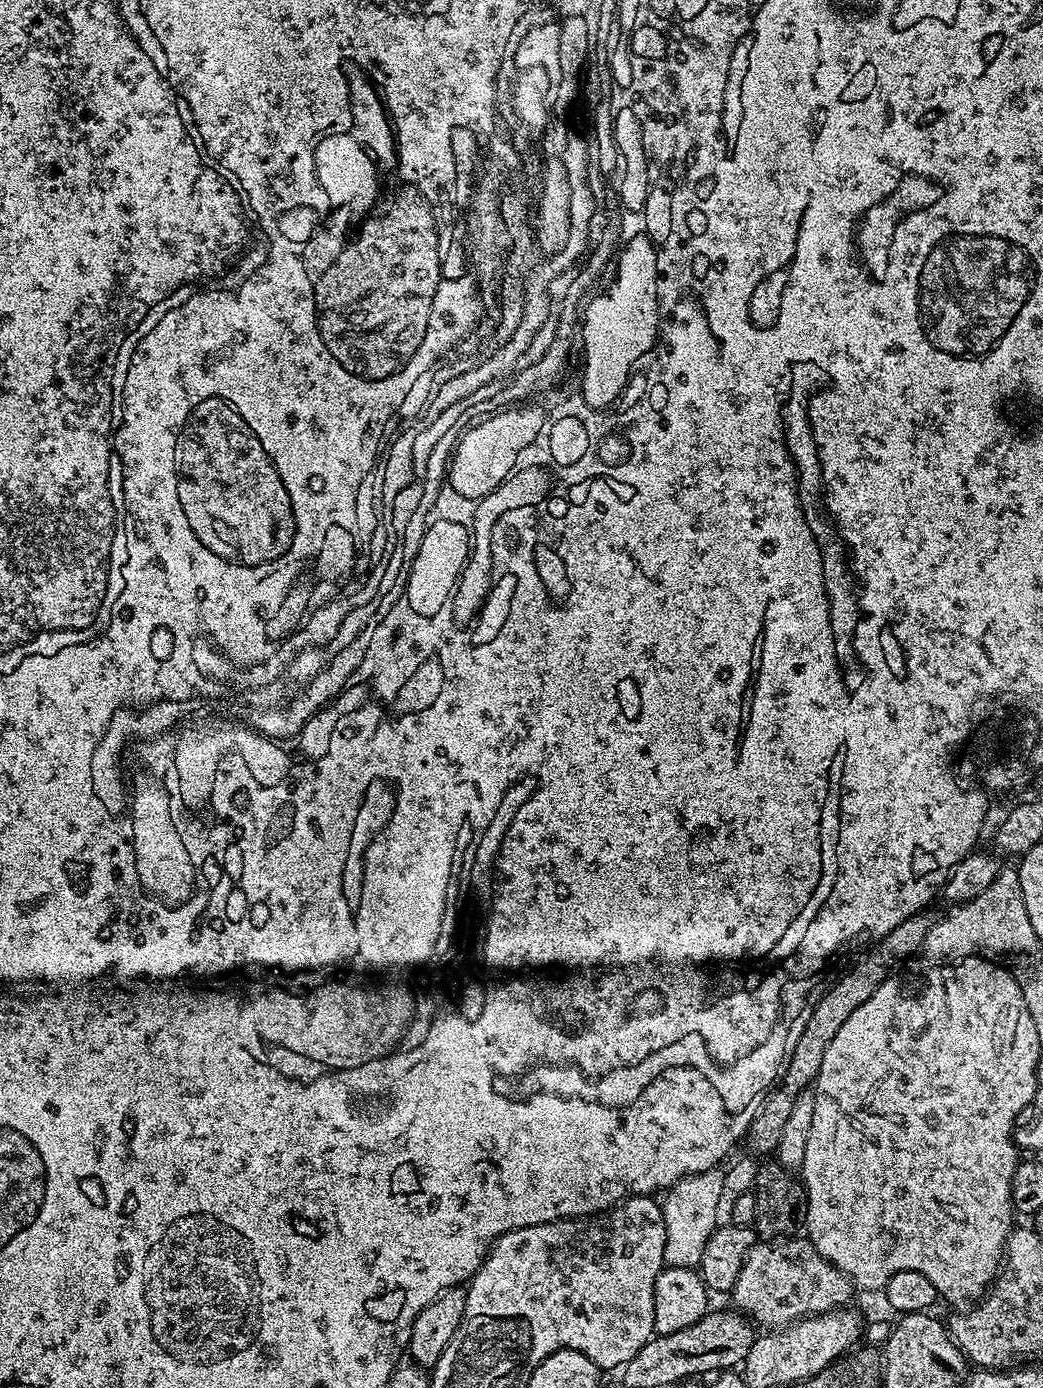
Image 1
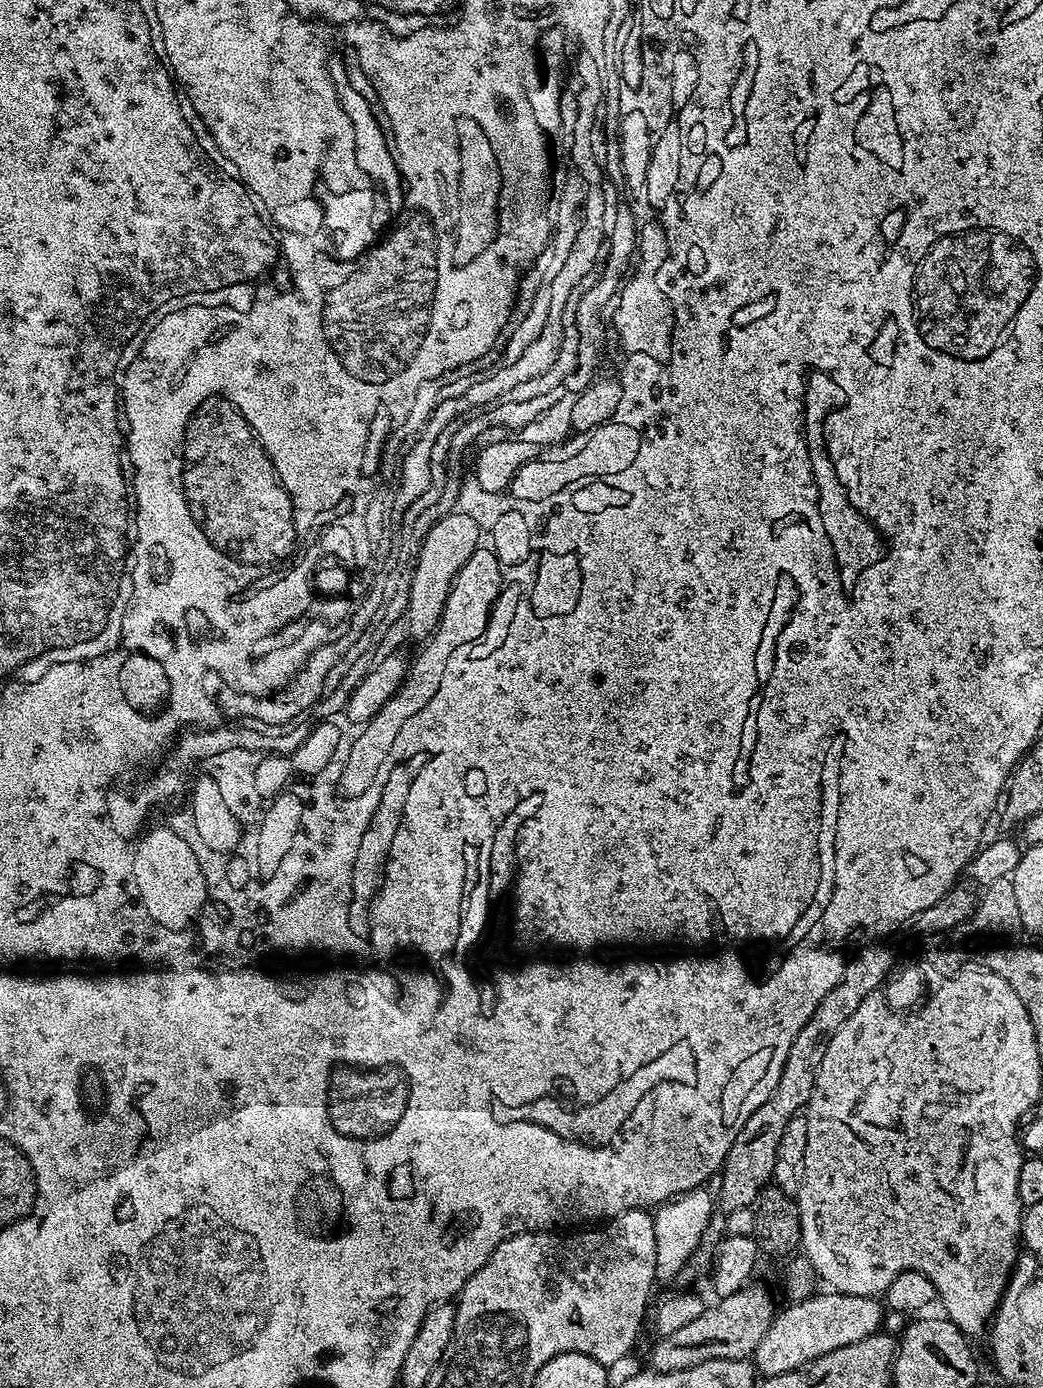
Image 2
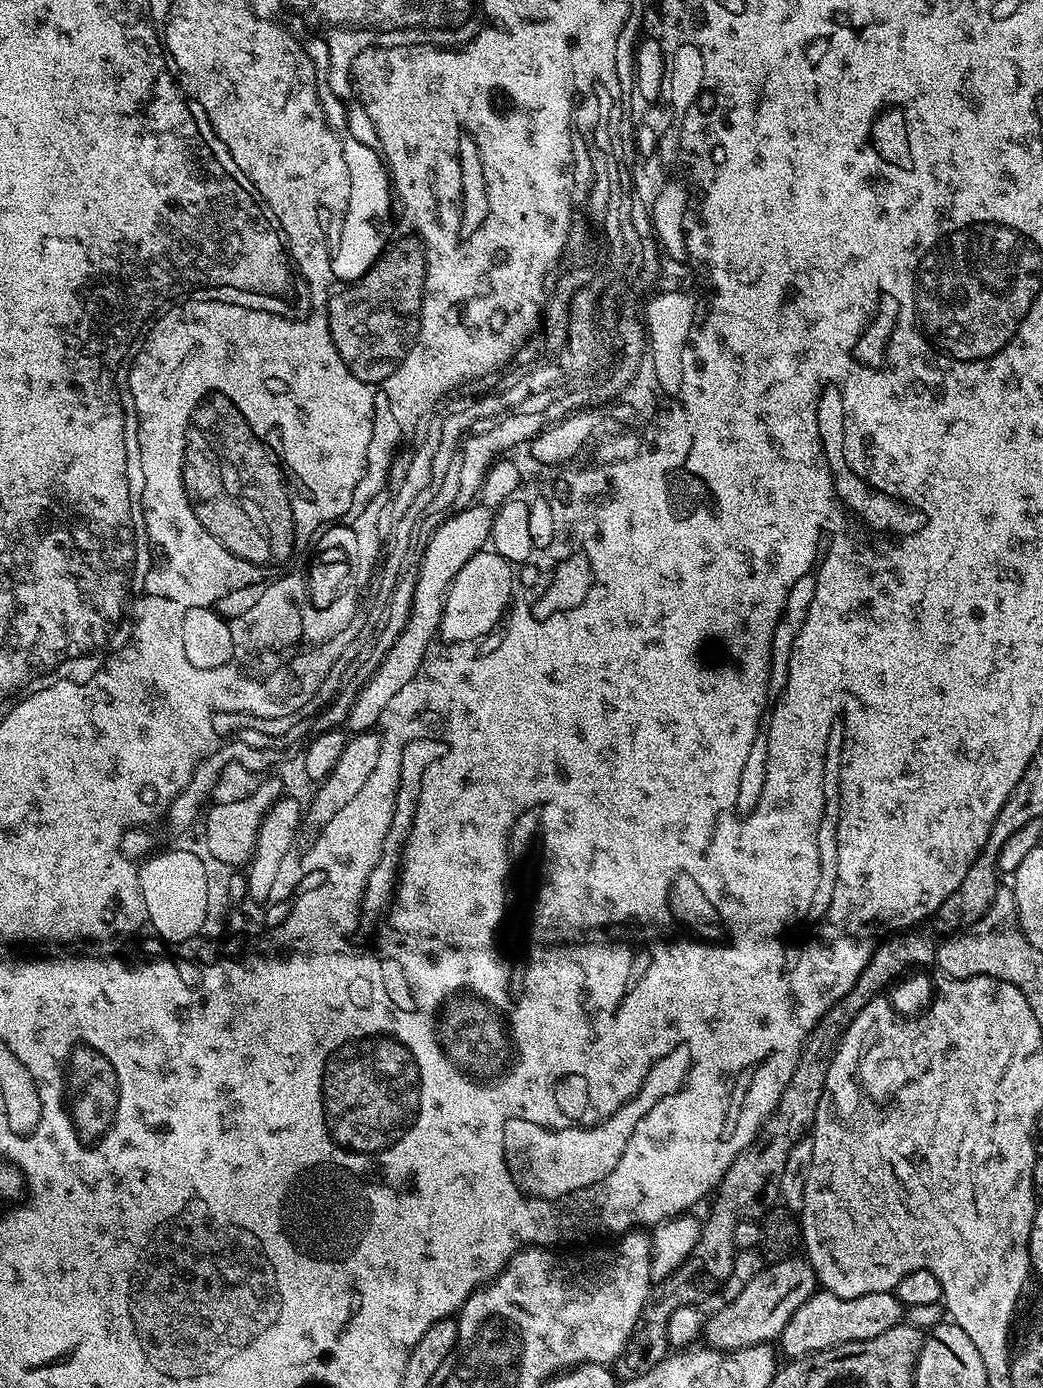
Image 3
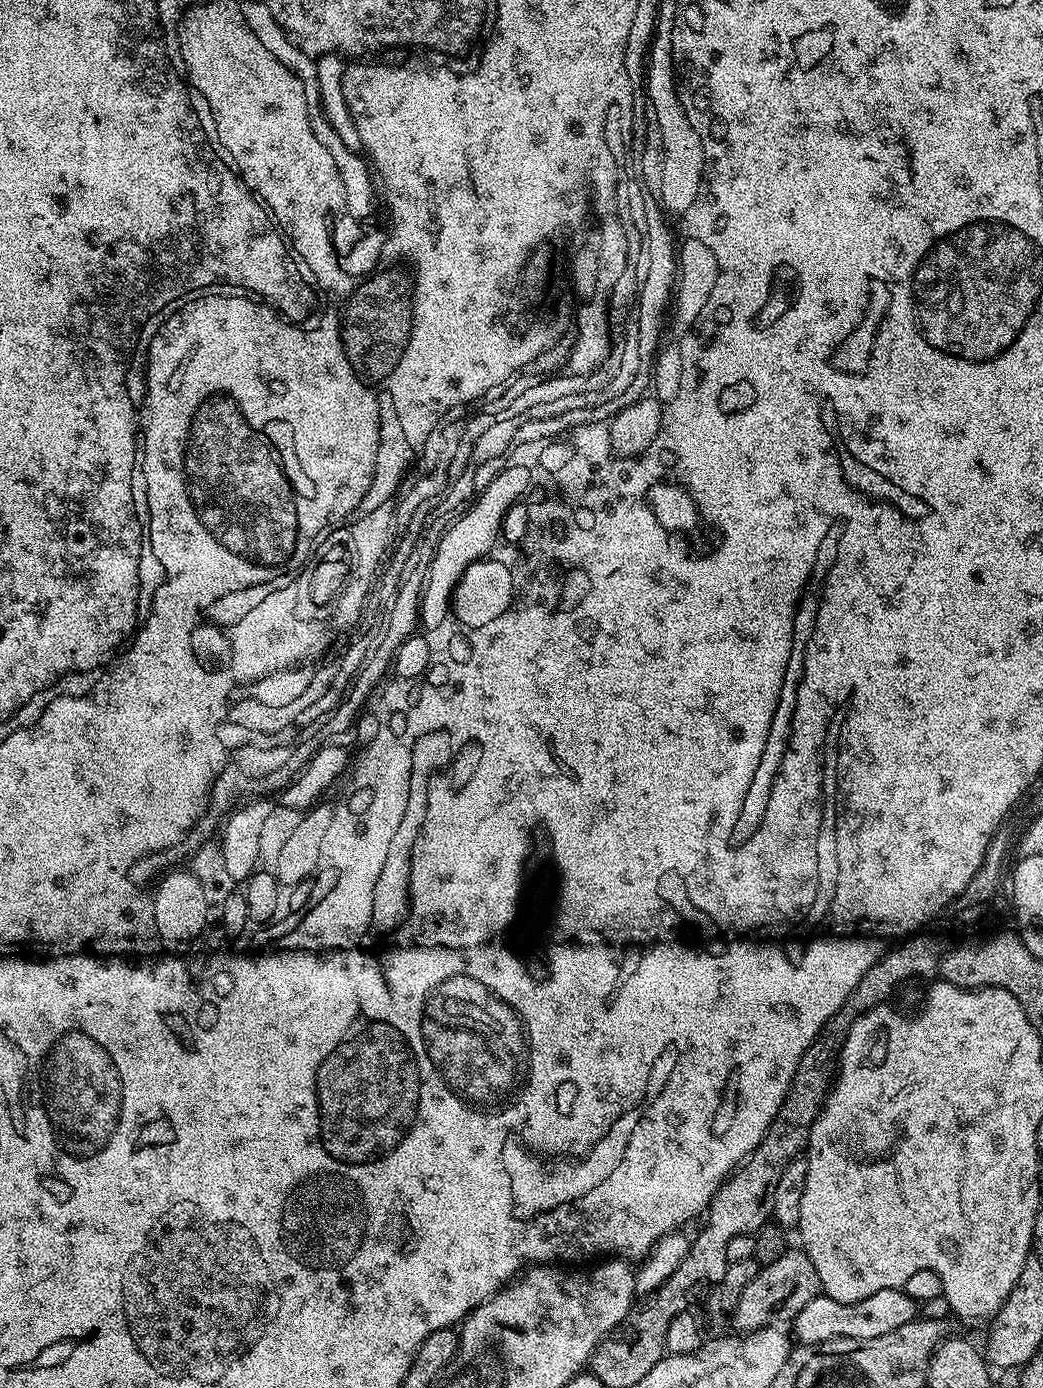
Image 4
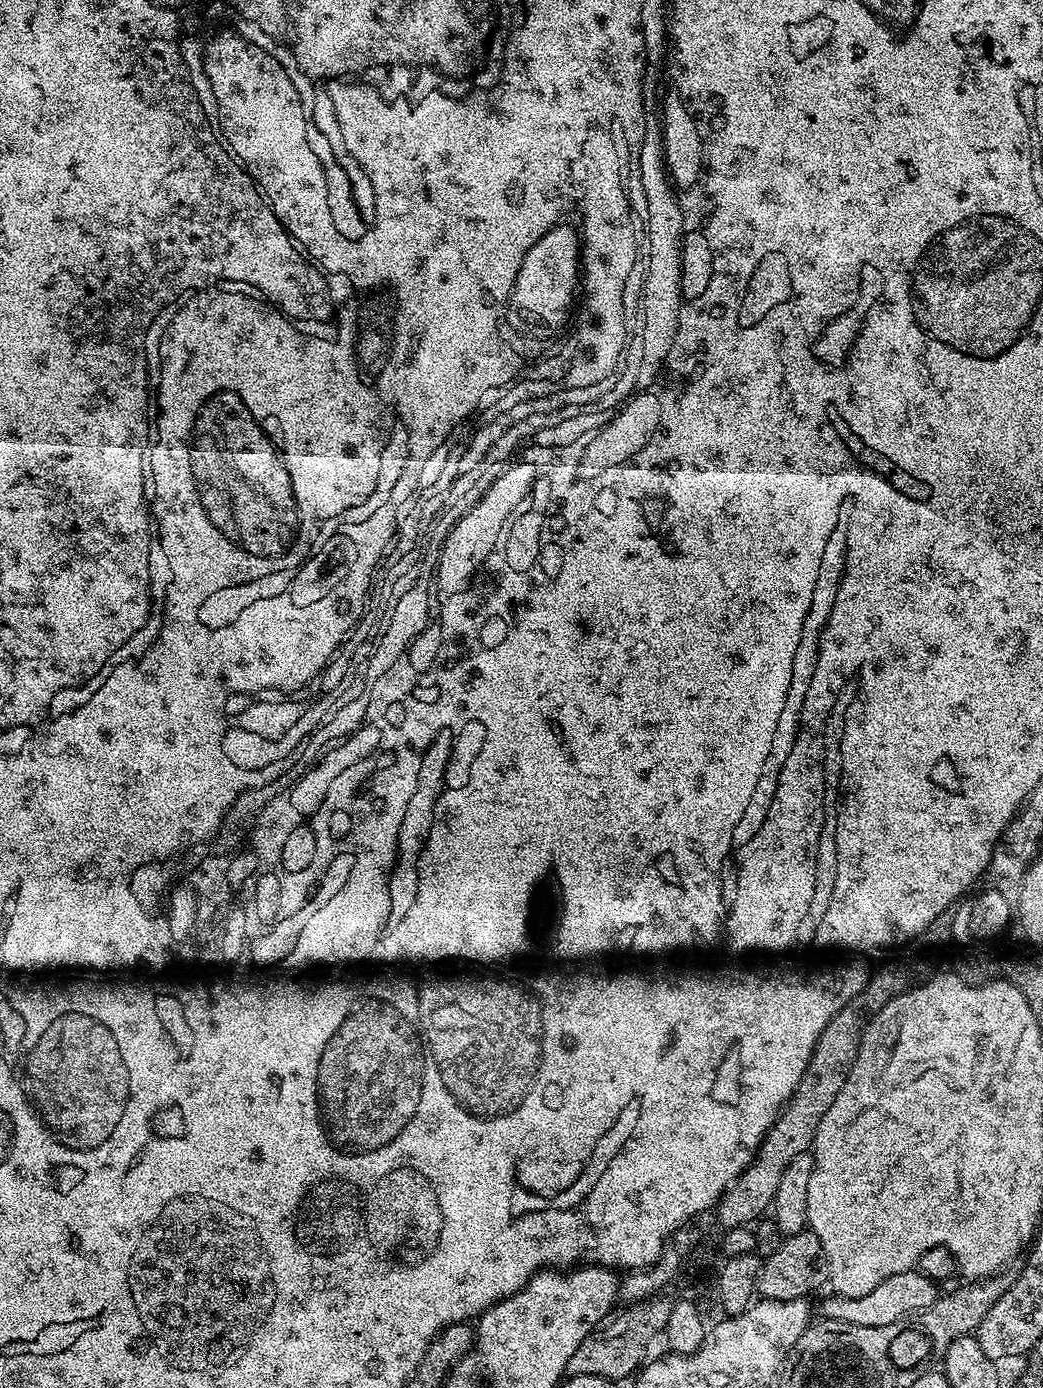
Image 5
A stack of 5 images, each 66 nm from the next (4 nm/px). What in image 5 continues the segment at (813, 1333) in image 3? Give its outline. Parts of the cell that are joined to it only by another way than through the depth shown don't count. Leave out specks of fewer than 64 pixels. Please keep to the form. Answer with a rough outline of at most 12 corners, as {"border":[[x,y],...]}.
{"border":[[909,1270],[851,1300],[829,1295],[825,1320],[866,1328],[924,1312],[937,1281]]}

